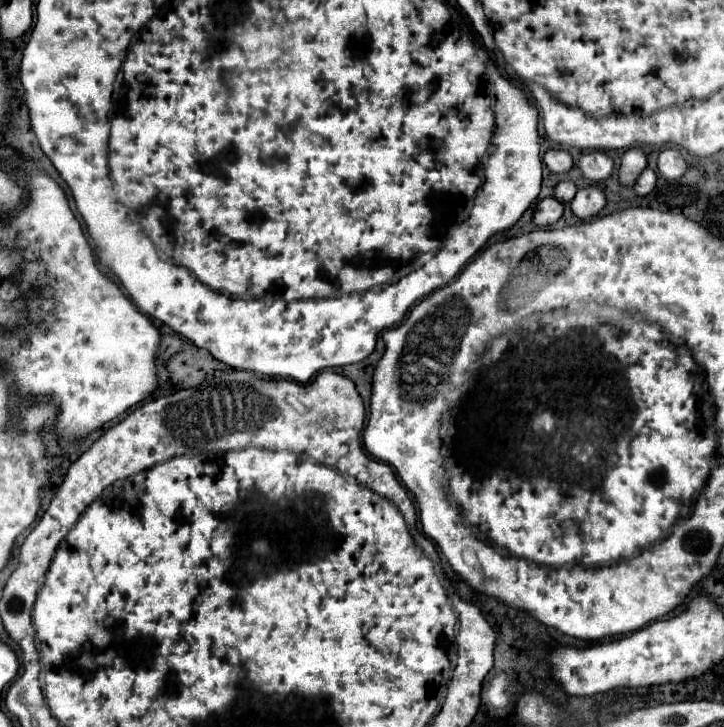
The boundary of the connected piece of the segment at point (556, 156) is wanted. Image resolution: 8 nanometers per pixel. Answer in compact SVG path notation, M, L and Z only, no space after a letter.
M549 149L543 155L543 161L545 161L545 165L549 167L551 173L567 173L573 165L571 153L567 149Z

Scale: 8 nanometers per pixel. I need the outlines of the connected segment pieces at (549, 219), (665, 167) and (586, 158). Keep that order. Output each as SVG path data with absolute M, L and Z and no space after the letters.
M545 197L545 199L541 199L541 201L537 203L533 221L535 221L539 227L549 227L549 225L553 225L561 215L563 215L563 203L557 201L555 197Z
M663 149L659 153L657 165L659 165L659 173L667 181L677 181L685 173L685 169L687 169L687 163L685 163L685 159L683 159L679 149Z
M589 151L581 155L579 159L579 169L583 177L587 177L593 183L601 183L613 173L613 159L605 151Z

